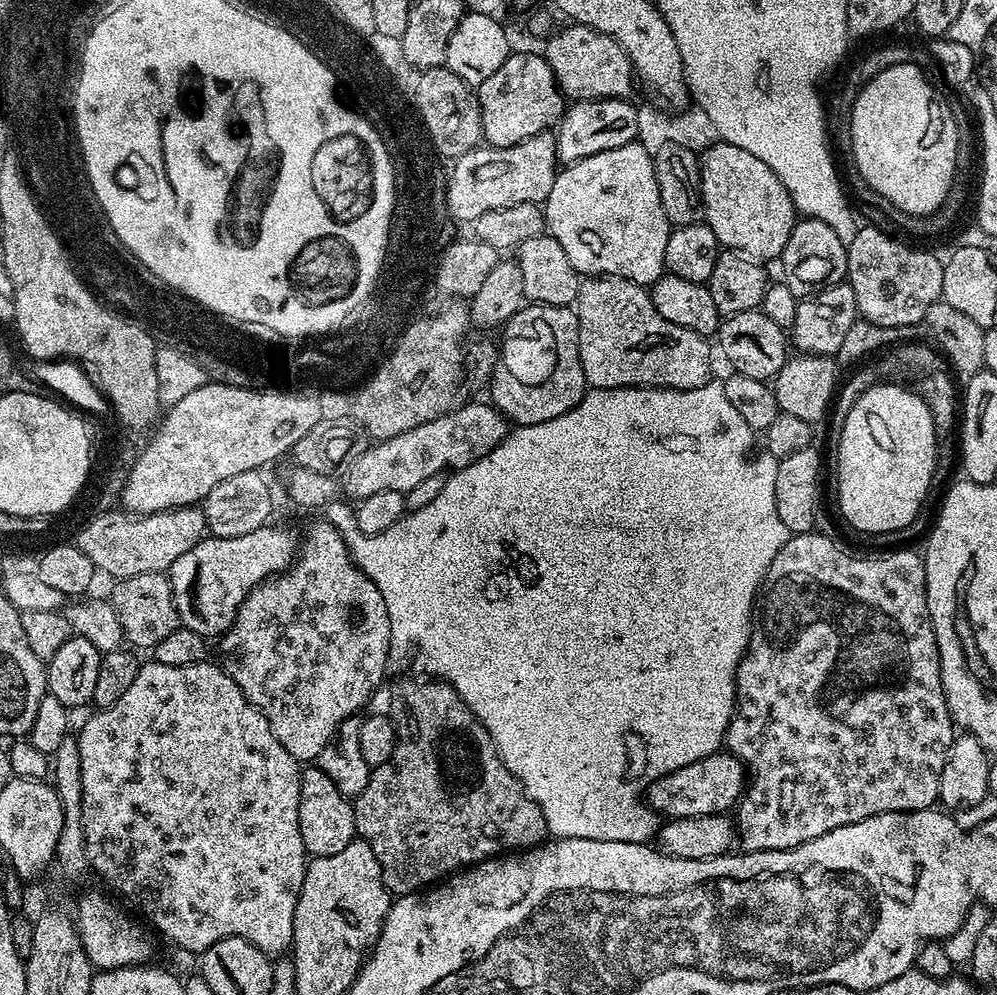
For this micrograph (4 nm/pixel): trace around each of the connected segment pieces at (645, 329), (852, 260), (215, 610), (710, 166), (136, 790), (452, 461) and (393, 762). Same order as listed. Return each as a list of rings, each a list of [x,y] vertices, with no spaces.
[[[593,276],[581,283],[574,311],[578,318],[578,354],[584,371],[584,383],[592,388],[677,388],[678,390],[694,390],[698,386],[709,383],[712,376],[712,348],[709,341],[686,326],[678,326],[678,322],[670,322],[670,318],[662,318],[654,306],[649,289],[643,284],[635,284],[623,280],[621,276]]]
[[[874,226],[859,227],[855,234],[853,242],[847,246],[847,272],[846,277],[847,283],[850,284],[851,288],[854,290],[855,302],[857,313],[863,318],[870,322],[874,322],[875,325],[880,326],[904,326],[921,323],[926,314],[926,310],[930,306],[941,299],[942,290],[942,274],[944,273],[943,261],[940,258],[936,258],[932,253],[926,252],[924,250],[916,250],[910,246],[906,246],[904,243],[888,236],[886,233],[882,232],[880,229]]]
[[[265,526],[251,530],[248,534],[241,534],[234,538],[216,537],[211,534],[205,535],[203,540],[199,540],[190,550],[186,550],[186,554],[182,554],[172,564],[166,575],[174,594],[174,606],[178,610],[180,623],[183,627],[194,630],[194,634],[205,638],[223,636],[236,620],[236,615],[244,599],[263,580],[267,580],[273,574],[279,573],[293,559],[294,540],[292,544],[291,534],[284,528],[272,527]]]
[[[715,143],[699,153],[703,219],[725,249],[743,252],[761,262],[775,261],[784,253],[798,219],[786,186],[782,186],[778,174],[774,174],[766,162],[754,158],[754,154],[742,150],[742,146]]]
[[[155,662],[141,663],[138,674],[134,678],[134,682],[127,688],[126,694],[122,694],[122,698],[118,698],[118,702],[114,702],[114,706],[101,708],[93,711],[93,713],[93,716],[81,726],[80,736],[77,735],[75,737],[75,742],[78,746],[78,758],[82,762],[82,826],[84,827],[84,849],[88,855],[88,863],[91,871],[93,873],[96,871],[118,895],[125,896],[125,898],[141,912],[139,915],[143,917],[145,921],[148,919],[166,939],[173,940],[172,944],[177,948],[185,948],[192,953],[199,954],[207,950],[210,946],[214,946],[214,942],[218,942],[222,938],[237,936],[238,938],[246,938],[246,942],[258,946],[258,950],[265,952],[269,958],[283,957],[292,946],[294,910],[298,906],[298,894],[302,890],[304,870],[306,867],[306,853],[304,851],[300,827],[298,826],[298,798],[300,797],[300,774],[302,768],[293,756],[286,754],[286,746],[282,746],[282,742],[278,742],[278,738],[274,738],[274,730],[270,730],[270,722],[266,722],[264,715],[248,701],[246,694],[242,694],[242,690],[234,682],[234,678],[230,678],[225,674],[223,667],[221,667],[219,663],[211,664],[211,662],[191,664],[190,666],[162,666]]]
[[[465,402],[456,411],[442,414],[422,426],[414,426],[414,430],[406,430],[394,438],[373,443],[373,448],[366,449],[349,466],[348,473],[341,478],[340,484],[324,473],[327,471],[297,467],[296,476],[288,480],[288,496],[304,508],[320,508],[323,504],[331,505],[339,497],[336,495],[340,488],[352,502],[365,500],[370,498],[370,494],[379,494],[382,490],[398,490],[406,494],[414,490],[414,486],[419,486],[425,478],[478,462],[478,458],[490,454],[494,446],[501,444],[509,431],[509,421],[491,403]]]
[[[423,678],[424,680],[404,680],[392,692],[392,728],[396,731],[396,745],[386,762],[382,766],[371,769],[368,774],[368,785],[362,794],[354,797],[352,809],[354,810],[354,822],[356,823],[356,835],[365,840],[374,850],[374,858],[378,858],[378,866],[382,870],[382,878],[389,893],[393,897],[411,896],[443,881],[449,874],[463,869],[465,866],[475,866],[481,860],[491,860],[492,857],[501,854],[511,854],[526,848],[535,848],[549,839],[550,833],[546,826],[544,811],[528,797],[520,779],[504,765],[500,751],[490,738],[486,726],[482,726],[479,718],[468,709],[466,702],[459,696],[450,684],[444,683],[439,678]]]

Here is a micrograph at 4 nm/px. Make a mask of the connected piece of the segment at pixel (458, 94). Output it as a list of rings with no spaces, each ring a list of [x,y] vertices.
[[[425,68],[420,74],[423,79],[419,90],[420,109],[424,114],[424,120],[427,120],[428,137],[439,155],[444,158],[447,156],[455,158],[481,147],[484,131],[482,130],[480,102],[477,93],[466,82],[462,82],[462,78],[458,78],[458,74],[454,74],[449,68],[444,72],[430,72]]]

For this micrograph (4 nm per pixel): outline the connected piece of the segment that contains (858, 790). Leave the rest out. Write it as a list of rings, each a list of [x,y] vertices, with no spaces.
[[[820,530],[811,532],[798,532],[789,535],[788,540],[774,554],[774,562],[770,562],[770,570],[766,570],[764,581],[760,583],[760,591],[756,593],[754,605],[754,619],[752,632],[748,636],[748,649],[740,659],[740,665],[736,671],[736,713],[732,715],[732,721],[728,723],[728,735],[726,737],[727,751],[746,765],[746,787],[744,795],[740,797],[734,816],[738,821],[738,844],[746,852],[765,852],[766,850],[786,850],[799,844],[810,842],[814,838],[822,838],[830,830],[838,830],[838,826],[850,826],[854,822],[862,822],[871,816],[886,814],[887,812],[920,812],[924,808],[932,808],[940,798],[940,783],[942,782],[942,766],[946,766],[946,750],[950,750],[952,741],[958,735],[958,729],[952,722],[952,715],[946,702],[946,694],[942,688],[942,674],[940,673],[940,659],[938,658],[938,642],[934,638],[934,630],[930,622],[930,610],[926,602],[926,570],[924,569],[924,557],[919,551],[904,552],[908,550],[888,550],[883,554],[868,554],[872,556],[851,556],[843,552],[828,536],[823,536]]]

